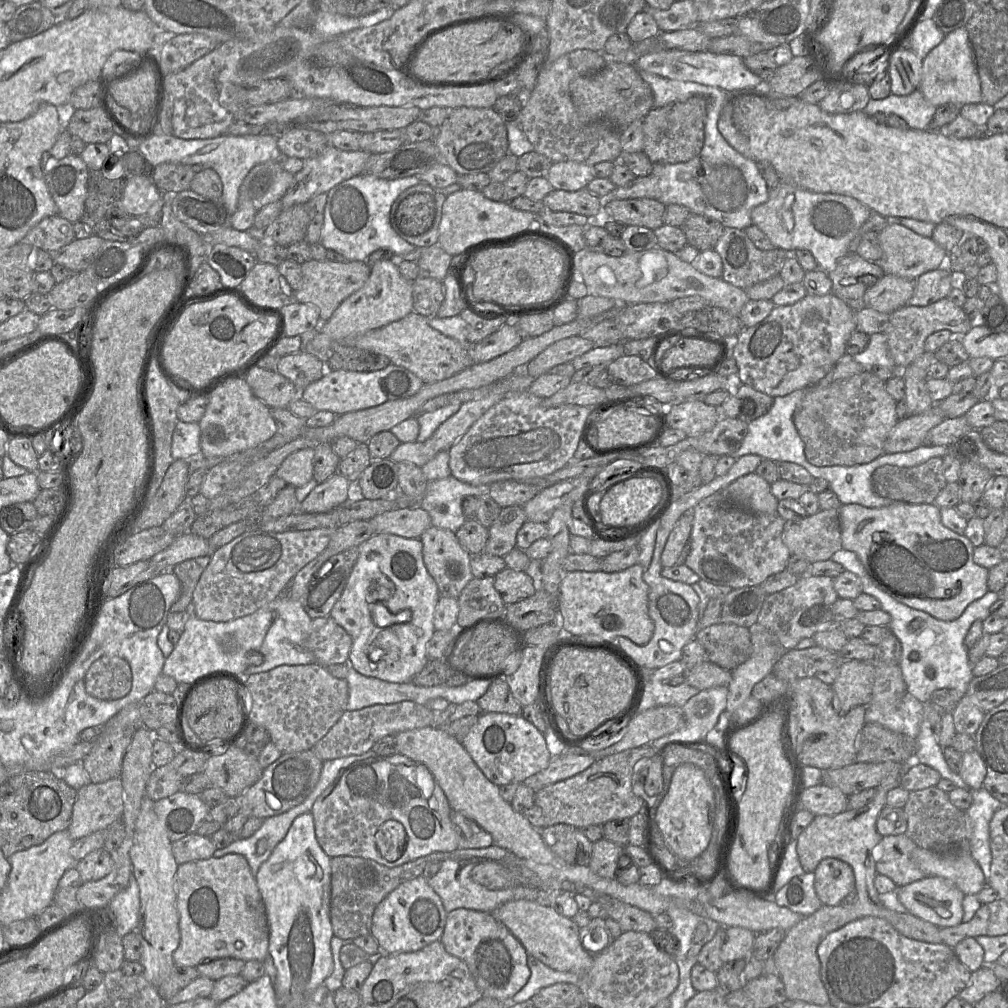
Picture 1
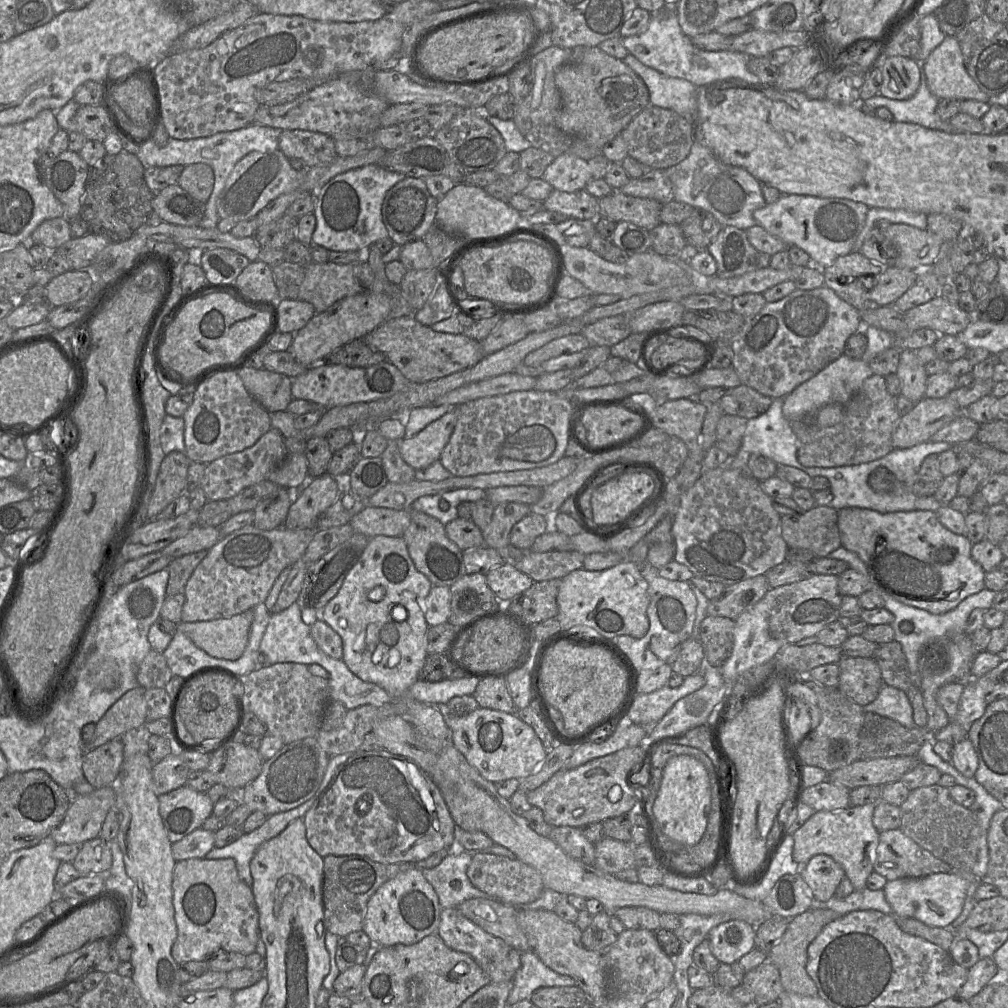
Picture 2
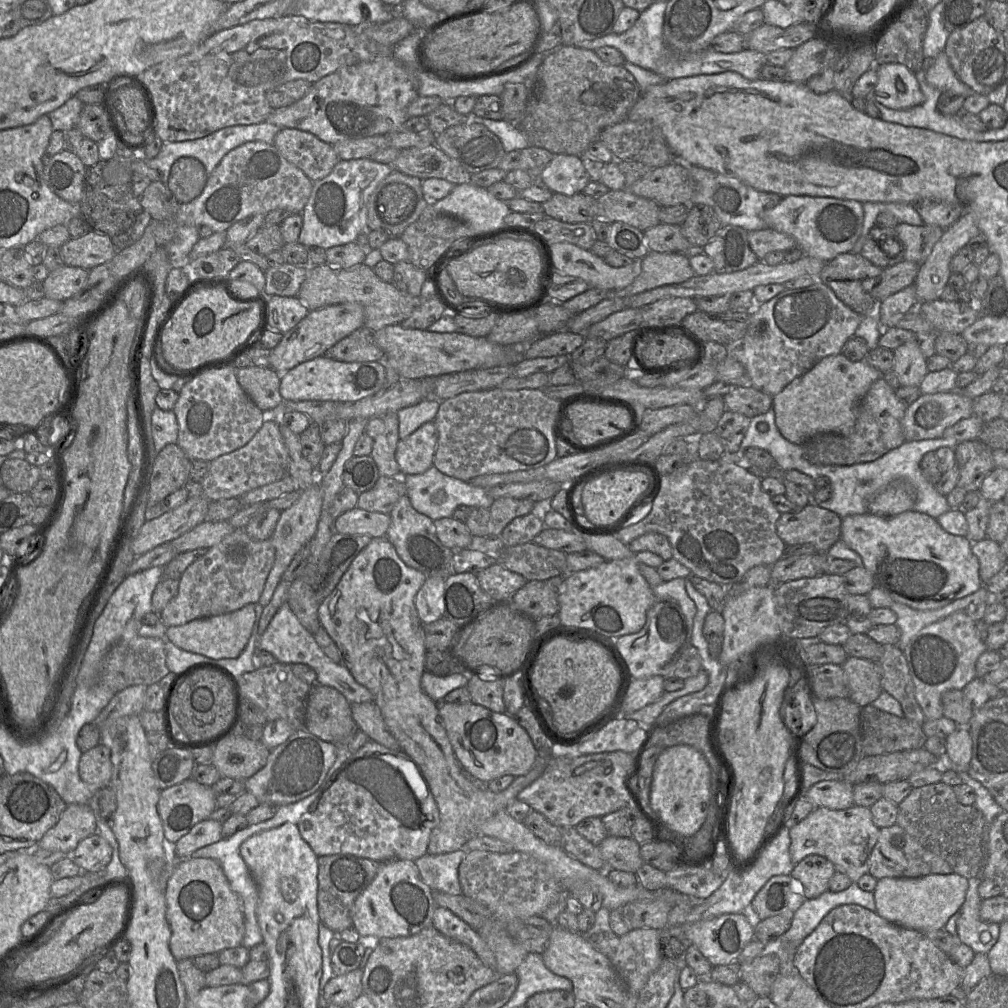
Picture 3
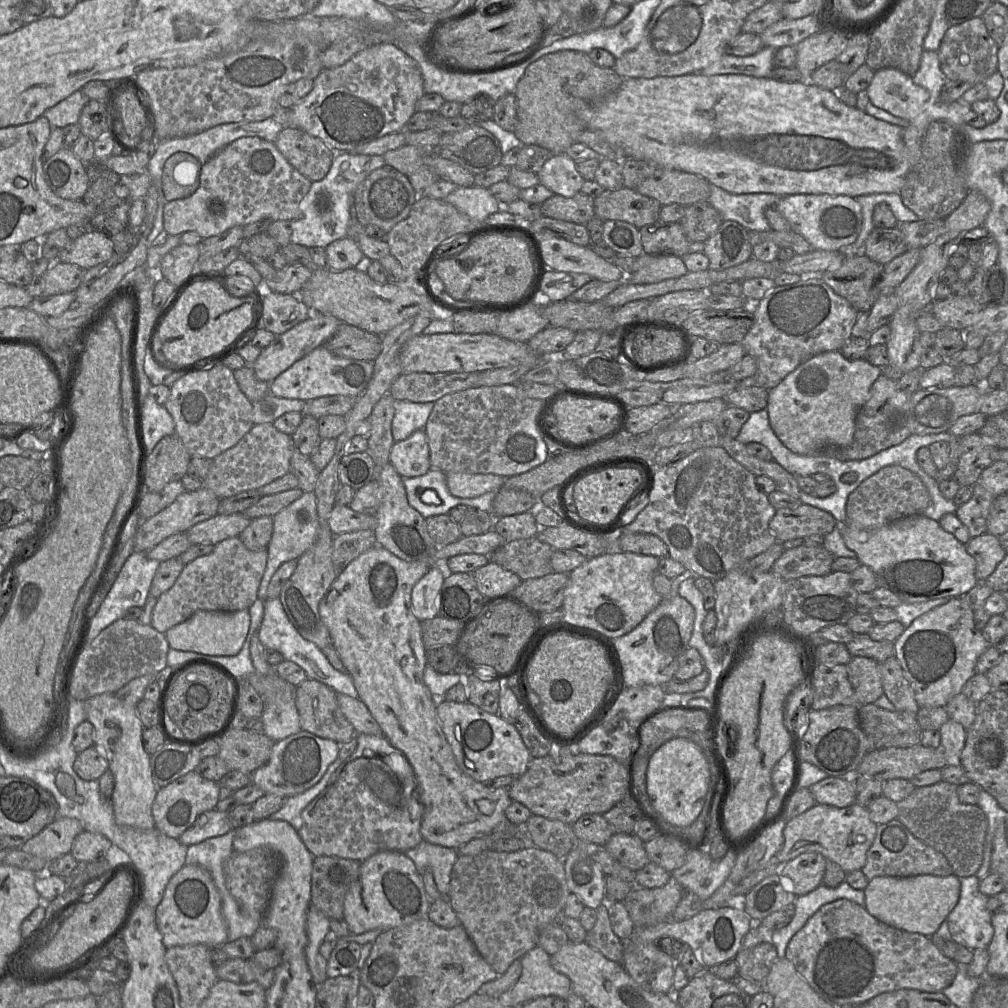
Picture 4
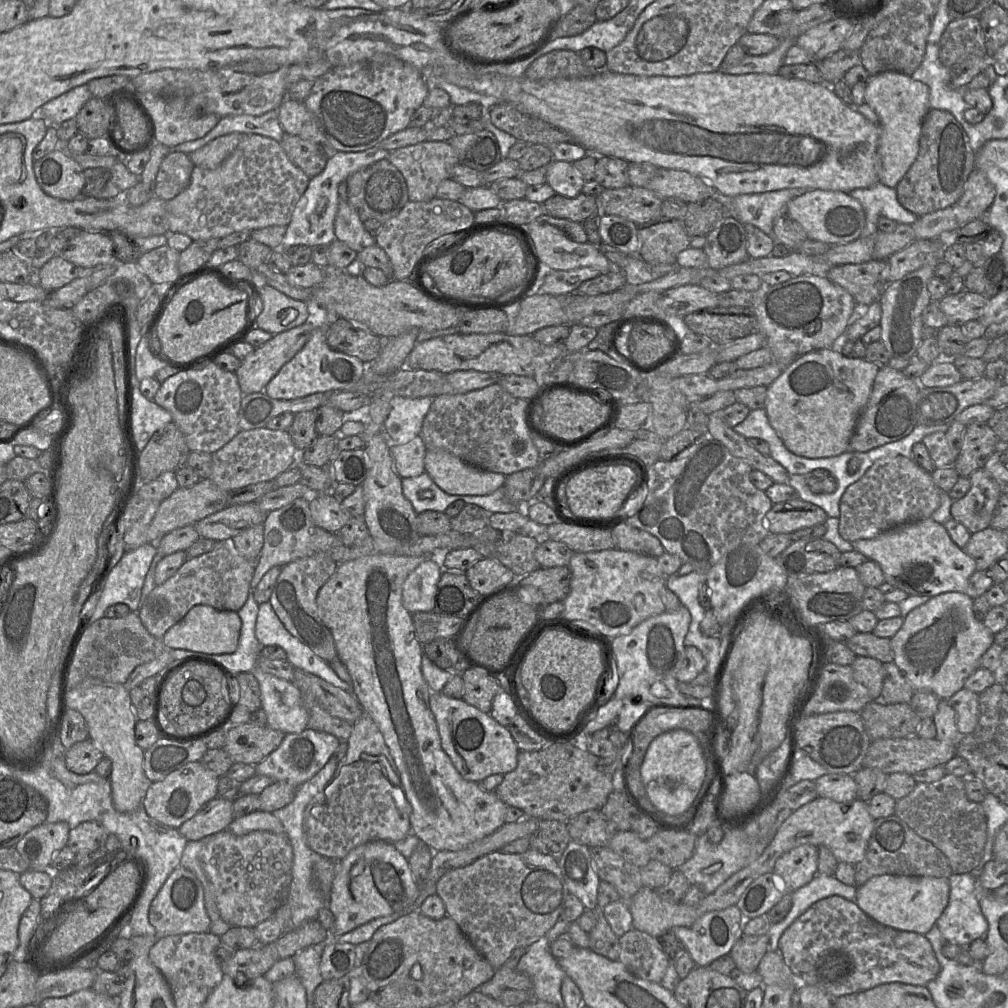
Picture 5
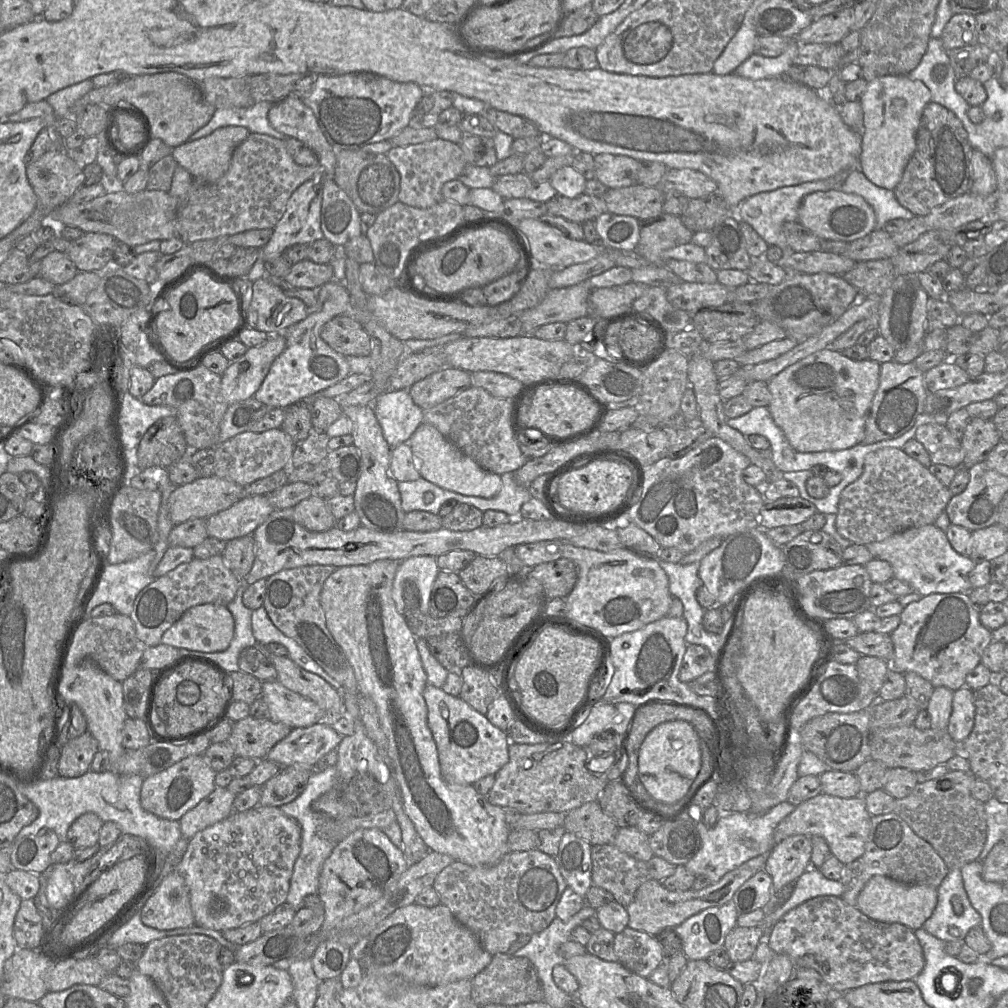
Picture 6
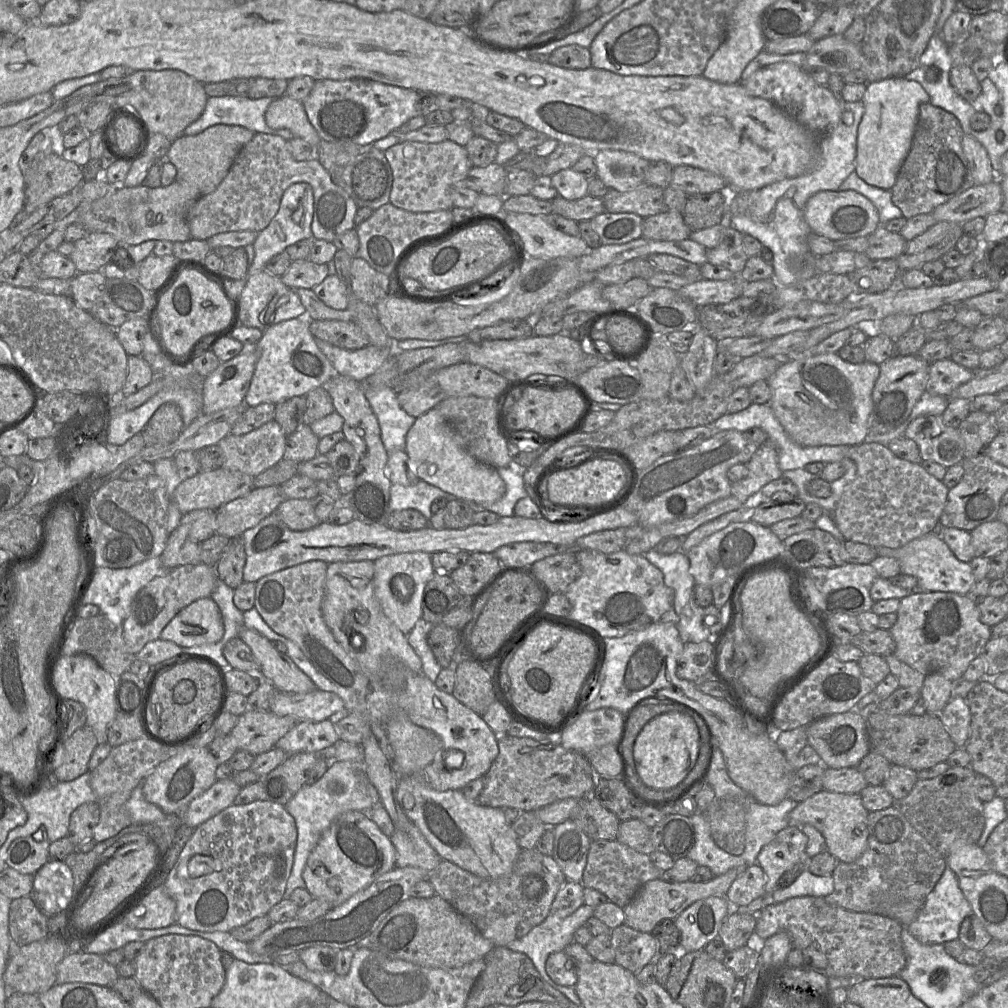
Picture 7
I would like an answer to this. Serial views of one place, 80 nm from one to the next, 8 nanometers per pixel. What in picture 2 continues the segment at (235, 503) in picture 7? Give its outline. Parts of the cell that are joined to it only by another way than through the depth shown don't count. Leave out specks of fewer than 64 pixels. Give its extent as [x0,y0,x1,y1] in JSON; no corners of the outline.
[161,526,221,559]

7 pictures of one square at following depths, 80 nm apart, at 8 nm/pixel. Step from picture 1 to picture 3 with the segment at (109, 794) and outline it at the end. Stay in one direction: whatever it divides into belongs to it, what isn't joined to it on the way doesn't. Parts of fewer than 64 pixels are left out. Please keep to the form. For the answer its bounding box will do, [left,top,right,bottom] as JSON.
[37,804,98,853]

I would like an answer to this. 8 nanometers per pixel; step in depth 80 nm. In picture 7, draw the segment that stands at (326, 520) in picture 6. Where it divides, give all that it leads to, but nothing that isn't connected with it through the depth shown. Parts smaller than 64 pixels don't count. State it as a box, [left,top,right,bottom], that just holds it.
[276,499,321,531]

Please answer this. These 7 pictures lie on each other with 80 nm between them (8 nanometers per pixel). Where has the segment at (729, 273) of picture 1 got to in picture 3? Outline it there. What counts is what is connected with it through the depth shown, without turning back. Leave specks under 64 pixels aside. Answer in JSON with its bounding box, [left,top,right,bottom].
[703,225,758,273]

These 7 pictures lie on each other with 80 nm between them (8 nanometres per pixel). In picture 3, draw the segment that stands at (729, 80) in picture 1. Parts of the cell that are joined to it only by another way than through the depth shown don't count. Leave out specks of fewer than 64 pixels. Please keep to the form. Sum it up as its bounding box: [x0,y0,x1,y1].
[569,1,767,80]

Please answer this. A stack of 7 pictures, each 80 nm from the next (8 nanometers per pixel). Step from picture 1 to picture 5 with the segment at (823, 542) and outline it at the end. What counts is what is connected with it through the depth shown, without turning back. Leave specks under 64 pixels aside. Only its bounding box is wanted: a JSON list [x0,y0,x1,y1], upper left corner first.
[765,498,827,534]

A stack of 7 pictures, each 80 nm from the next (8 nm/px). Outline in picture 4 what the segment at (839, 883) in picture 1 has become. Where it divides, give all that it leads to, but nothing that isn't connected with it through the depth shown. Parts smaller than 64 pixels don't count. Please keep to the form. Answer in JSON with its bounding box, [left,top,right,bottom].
[780,852,826,897]

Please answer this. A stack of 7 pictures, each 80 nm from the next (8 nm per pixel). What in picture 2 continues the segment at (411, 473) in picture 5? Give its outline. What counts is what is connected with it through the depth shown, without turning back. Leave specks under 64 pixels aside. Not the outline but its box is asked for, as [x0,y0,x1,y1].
[398,407,457,470]

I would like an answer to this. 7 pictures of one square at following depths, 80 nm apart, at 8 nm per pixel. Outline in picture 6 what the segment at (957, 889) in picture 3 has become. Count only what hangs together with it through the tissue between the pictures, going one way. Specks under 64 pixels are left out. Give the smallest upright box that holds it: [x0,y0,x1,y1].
[857,875,937,930]

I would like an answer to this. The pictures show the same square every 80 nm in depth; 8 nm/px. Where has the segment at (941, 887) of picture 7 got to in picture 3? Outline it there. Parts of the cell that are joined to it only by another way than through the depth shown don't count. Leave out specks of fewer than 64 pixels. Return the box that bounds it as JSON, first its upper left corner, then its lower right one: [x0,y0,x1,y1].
[956,877,1000,954]

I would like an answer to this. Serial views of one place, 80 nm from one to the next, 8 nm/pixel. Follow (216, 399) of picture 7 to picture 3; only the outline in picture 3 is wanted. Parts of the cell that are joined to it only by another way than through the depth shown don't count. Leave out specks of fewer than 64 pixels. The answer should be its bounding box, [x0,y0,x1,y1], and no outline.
[270,302,363,374]

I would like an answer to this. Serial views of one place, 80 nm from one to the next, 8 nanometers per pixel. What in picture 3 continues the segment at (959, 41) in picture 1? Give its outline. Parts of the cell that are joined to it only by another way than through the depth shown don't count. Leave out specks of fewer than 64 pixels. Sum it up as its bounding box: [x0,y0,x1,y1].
[926,51,974,97]

